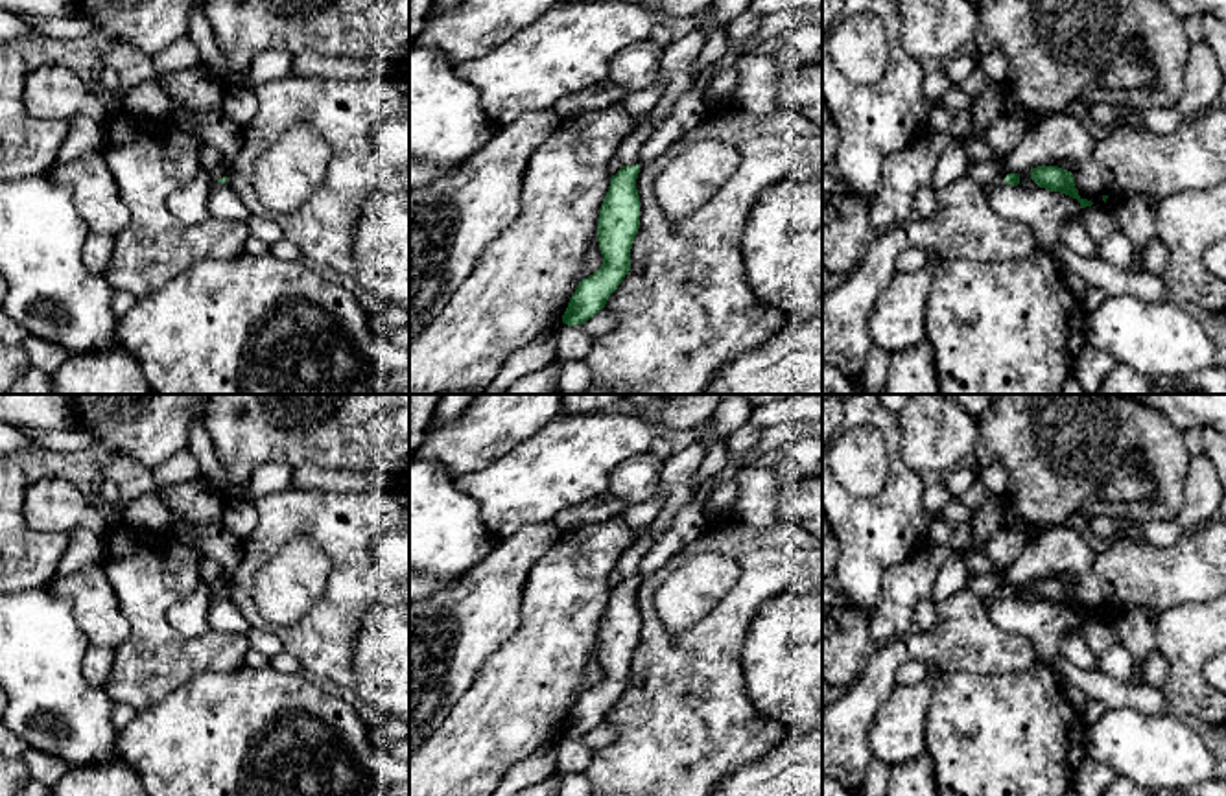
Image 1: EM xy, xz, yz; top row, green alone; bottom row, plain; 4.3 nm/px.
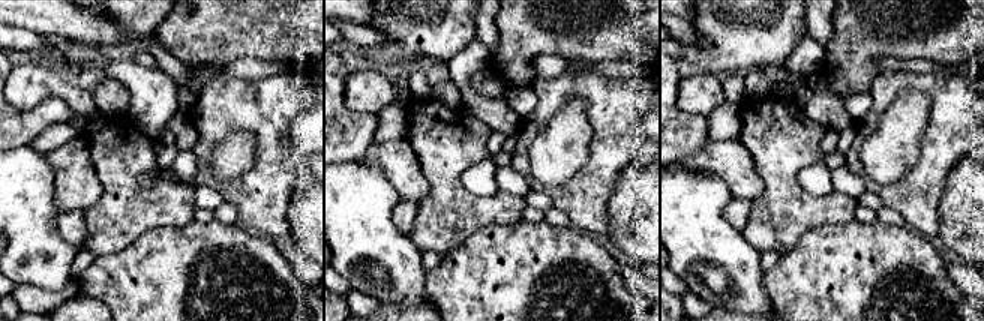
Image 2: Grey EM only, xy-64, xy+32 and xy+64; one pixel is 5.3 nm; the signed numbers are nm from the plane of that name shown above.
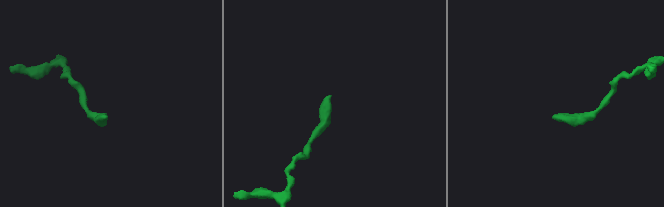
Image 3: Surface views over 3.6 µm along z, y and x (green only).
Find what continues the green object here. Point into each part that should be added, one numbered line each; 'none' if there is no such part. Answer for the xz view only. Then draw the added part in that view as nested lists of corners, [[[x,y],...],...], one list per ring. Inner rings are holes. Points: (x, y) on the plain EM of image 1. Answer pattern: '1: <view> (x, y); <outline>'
1: xz (679, 472); [[[697,439],[691,446],[666,461],[660,474],[660,483],[667,486],[667,494],[656,520],[649,525],[643,538],[619,556],[616,571],[623,579],[640,577],[642,556],[664,536],[675,516],[697,498],[699,490],[695,488],[693,481],[706,451],[706,440]]]

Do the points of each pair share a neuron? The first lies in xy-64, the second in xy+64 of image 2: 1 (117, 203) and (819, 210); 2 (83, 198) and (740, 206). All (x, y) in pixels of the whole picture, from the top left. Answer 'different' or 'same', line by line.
1: same
2: different

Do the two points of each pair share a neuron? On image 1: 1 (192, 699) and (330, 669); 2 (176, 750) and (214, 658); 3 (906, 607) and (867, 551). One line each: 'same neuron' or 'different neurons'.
1: different neurons
2: different neurons
3: different neurons

